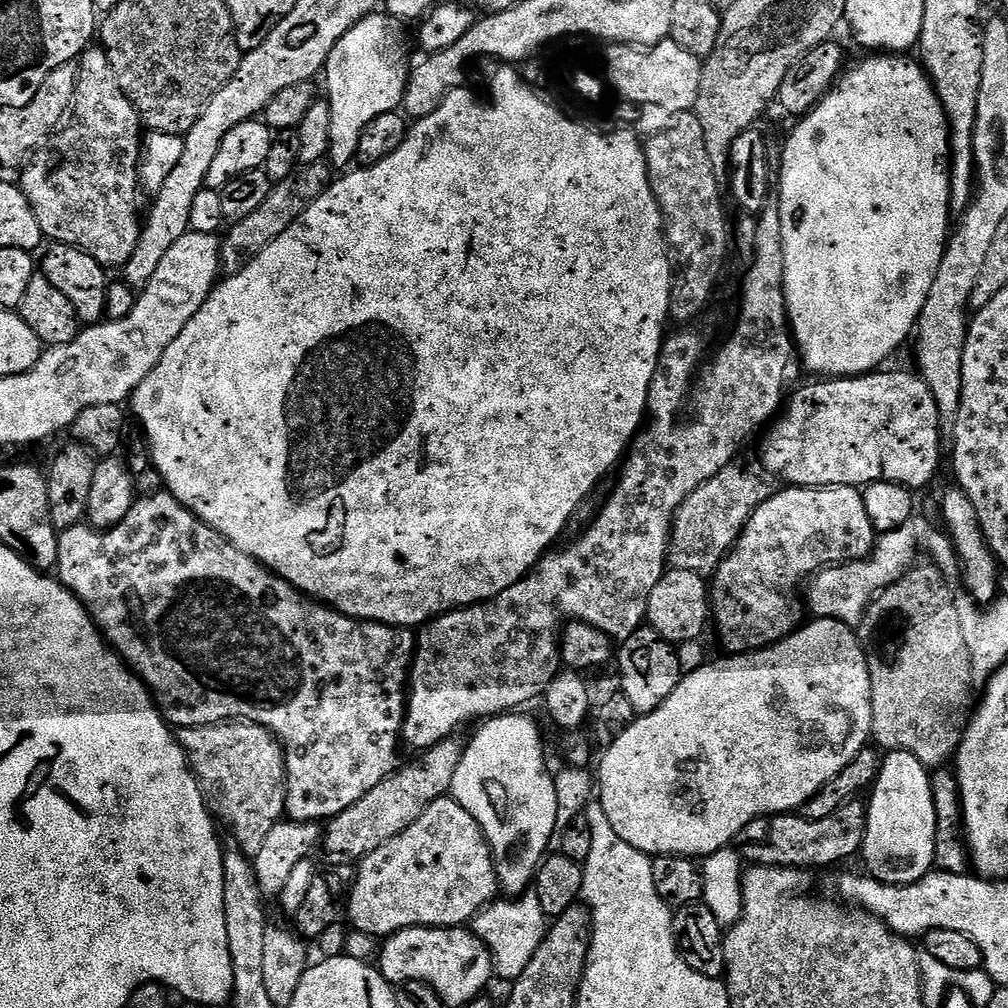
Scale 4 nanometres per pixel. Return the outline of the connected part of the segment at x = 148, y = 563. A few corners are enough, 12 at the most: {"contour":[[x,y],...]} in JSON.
{"contour":[[161,490],[54,572],[177,729],[275,732],[287,819],[401,767],[413,629]]}

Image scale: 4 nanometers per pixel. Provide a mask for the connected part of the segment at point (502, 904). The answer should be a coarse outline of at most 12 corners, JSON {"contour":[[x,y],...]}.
{"contour":[[534,890],[500,898],[470,922],[494,972],[517,980],[550,917]]}

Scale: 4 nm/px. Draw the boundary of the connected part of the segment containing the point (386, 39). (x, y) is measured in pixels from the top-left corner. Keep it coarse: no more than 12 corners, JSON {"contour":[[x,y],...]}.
{"contour":[[377,10],[330,50],[333,169],[403,105],[408,36]]}

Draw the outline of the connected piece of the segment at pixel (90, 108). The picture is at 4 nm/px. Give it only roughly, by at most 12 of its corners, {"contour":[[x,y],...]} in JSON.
{"contour":[[102,47],[18,184],[49,241],[123,266],[142,119]]}

